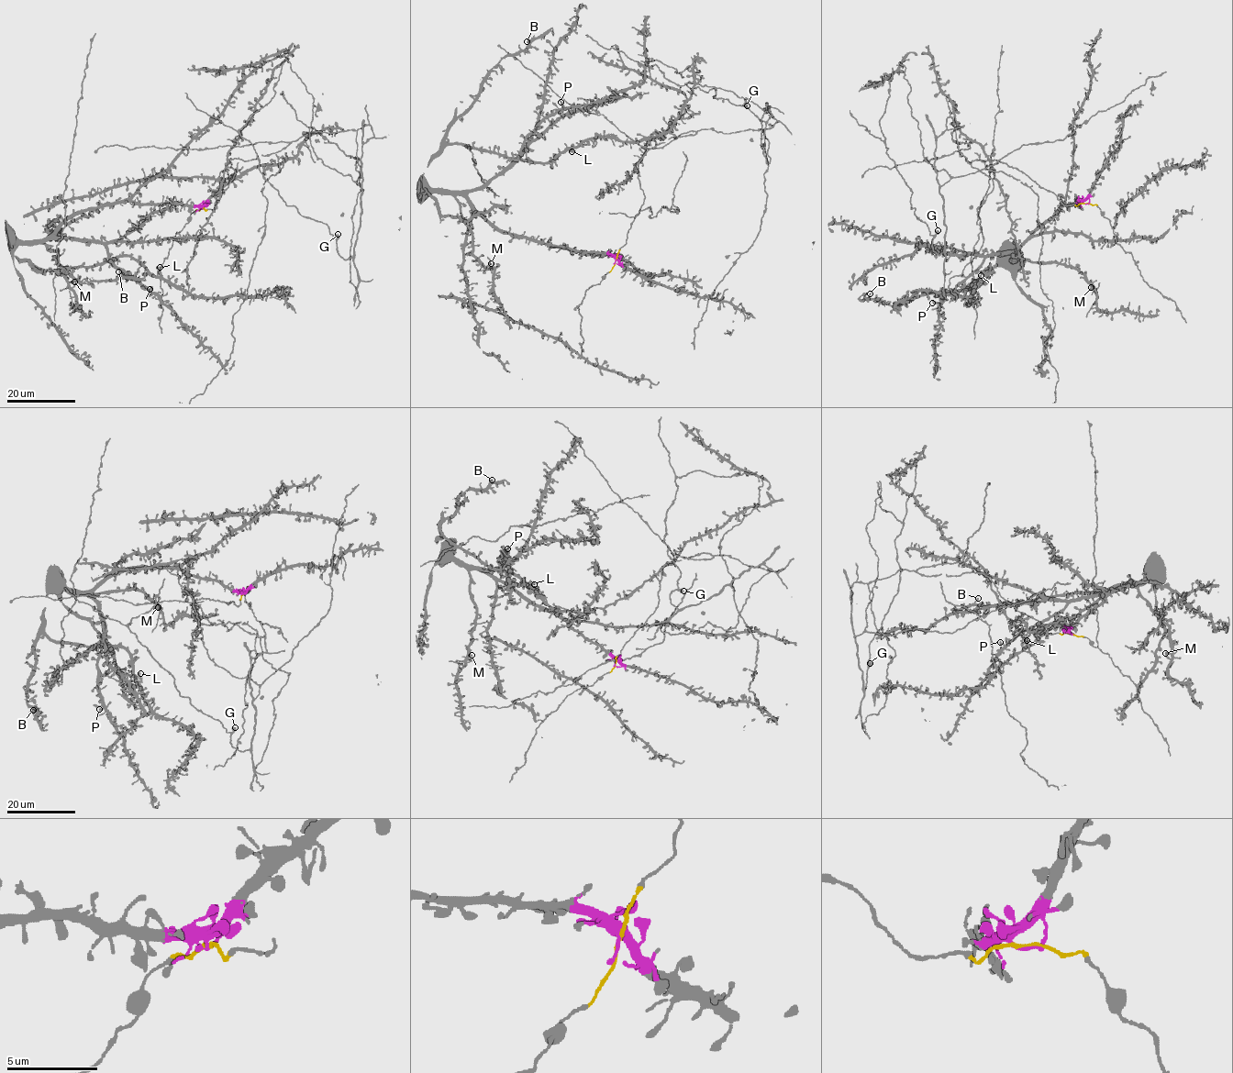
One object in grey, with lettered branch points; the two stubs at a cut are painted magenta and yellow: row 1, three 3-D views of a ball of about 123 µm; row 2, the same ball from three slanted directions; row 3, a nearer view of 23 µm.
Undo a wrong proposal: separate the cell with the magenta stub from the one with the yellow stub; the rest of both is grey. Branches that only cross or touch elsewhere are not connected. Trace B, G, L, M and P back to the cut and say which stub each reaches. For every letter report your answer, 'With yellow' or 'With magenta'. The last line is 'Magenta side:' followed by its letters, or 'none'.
B: With magenta
G: With yellow
L: With magenta
M: With magenta
P: With magenta
Magenta side: B, L, M, P

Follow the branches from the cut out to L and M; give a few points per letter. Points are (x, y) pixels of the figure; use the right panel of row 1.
L: (1086, 204), (1064, 205), (1015, 251), (991, 253), (973, 272), (990, 267), (980, 284), (981, 275)
M: (1086, 204), (1078, 202), (1063, 206), (1017, 250), (1017, 255), (1027, 260), (1071, 265), (1094, 287), (1090, 287)

